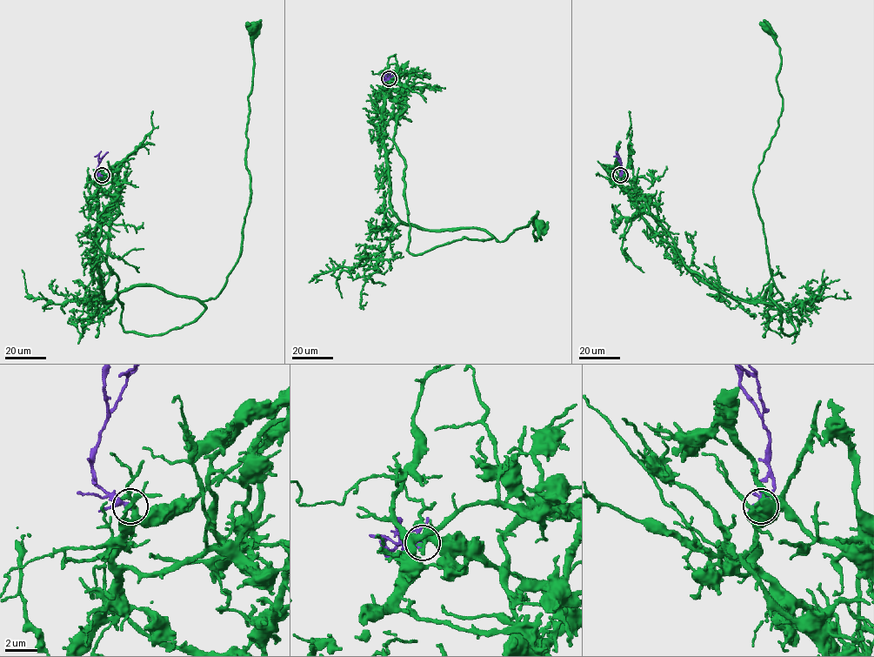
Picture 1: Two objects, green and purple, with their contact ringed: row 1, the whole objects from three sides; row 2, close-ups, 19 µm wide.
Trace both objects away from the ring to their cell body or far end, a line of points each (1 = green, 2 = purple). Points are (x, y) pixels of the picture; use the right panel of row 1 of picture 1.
1: (621, 175), (702, 280), (783, 298), (753, 193), (782, 106), (768, 26)
2: (621, 175), (622, 165), (617, 151)

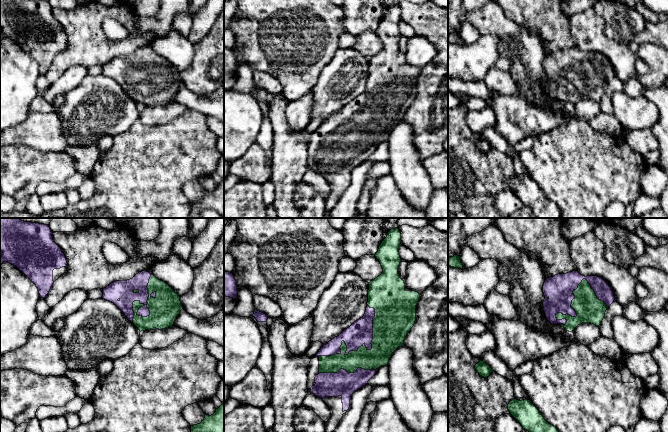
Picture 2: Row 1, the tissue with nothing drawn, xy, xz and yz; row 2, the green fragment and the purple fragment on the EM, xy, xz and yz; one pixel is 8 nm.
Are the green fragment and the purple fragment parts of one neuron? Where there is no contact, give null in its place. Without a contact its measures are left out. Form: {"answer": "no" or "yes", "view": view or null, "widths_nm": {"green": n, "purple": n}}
{"answer": "yes", "view": "xz", "widths_nm": {"green": 160, "purple": 190}}

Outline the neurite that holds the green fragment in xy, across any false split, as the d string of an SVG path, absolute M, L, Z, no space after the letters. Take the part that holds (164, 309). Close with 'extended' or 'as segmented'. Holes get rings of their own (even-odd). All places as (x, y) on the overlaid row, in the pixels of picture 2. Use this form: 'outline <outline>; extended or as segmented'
outline M147 271L103 289L103 299L114 303L139 330L162 330L173 326L183 306L180 296Z; extended

